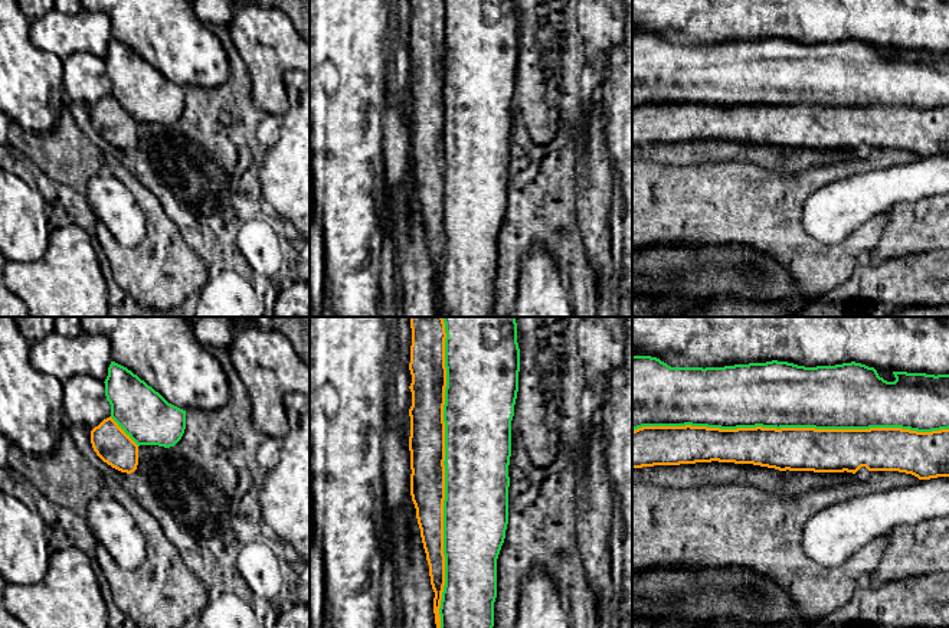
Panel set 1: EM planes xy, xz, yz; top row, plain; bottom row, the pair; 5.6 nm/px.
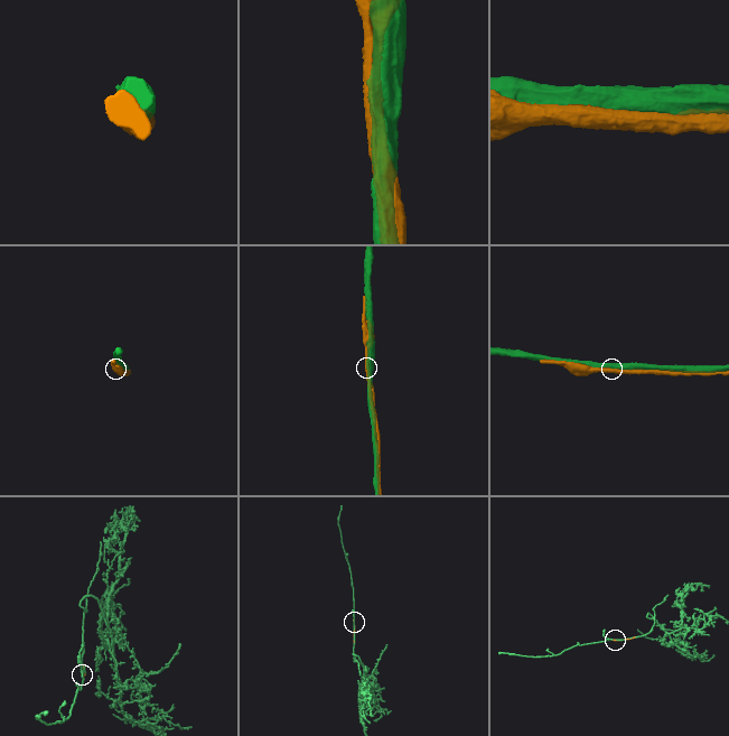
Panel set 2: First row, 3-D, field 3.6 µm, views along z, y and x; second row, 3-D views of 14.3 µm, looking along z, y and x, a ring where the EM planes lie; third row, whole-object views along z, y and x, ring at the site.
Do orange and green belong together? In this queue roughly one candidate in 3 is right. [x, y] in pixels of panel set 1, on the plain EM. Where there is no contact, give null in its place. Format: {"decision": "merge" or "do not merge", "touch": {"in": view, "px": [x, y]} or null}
{"decision": "do not merge", "touch": {"in": "xz", "px": [444, 159]}}

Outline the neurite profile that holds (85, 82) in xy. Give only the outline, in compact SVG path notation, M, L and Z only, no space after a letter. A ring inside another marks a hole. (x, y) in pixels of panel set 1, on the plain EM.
M79 52L63 59L63 92L66 104L92 108L111 94L111 82L105 73L105 60Z

